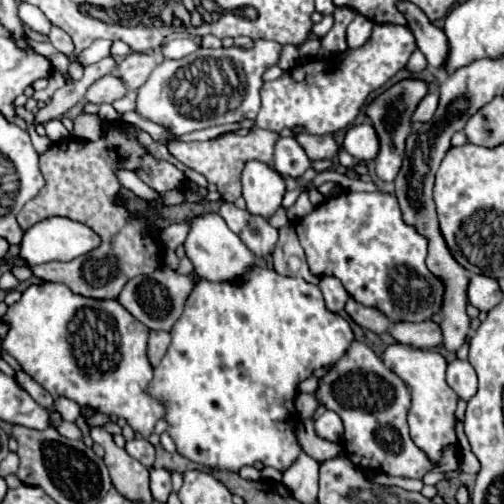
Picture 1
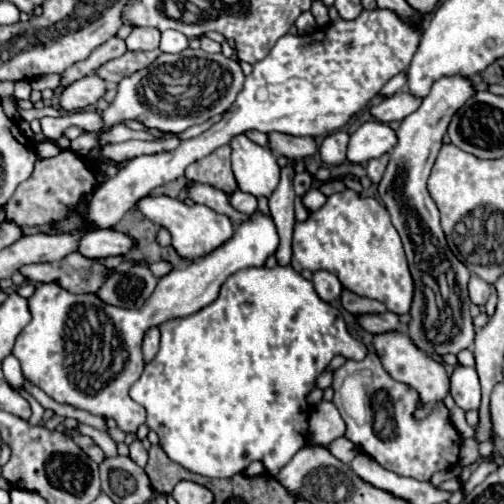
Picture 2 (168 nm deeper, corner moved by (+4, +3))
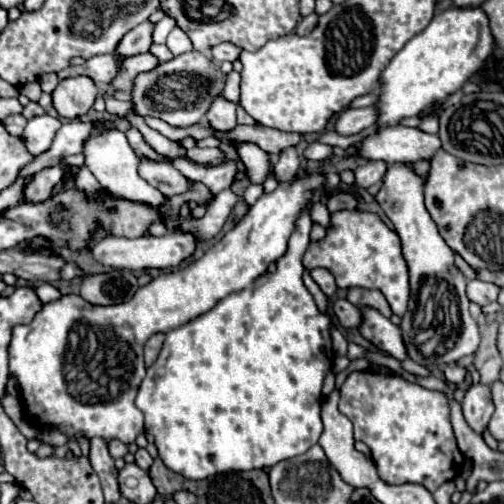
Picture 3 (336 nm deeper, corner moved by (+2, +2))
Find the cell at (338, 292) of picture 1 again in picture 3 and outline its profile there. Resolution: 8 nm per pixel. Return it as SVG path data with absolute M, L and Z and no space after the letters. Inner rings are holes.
M313 269L313 271L311 271L311 277L313 277L313 281L321 287L321 291L323 291L327 297L333 297L333 295L335 295L337 283L335 283L333 275L331 275L327 269Z

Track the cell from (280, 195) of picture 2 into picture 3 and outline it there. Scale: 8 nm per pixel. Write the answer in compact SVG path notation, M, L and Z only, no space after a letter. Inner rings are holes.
M289 147L285 151L281 151L279 161L273 165L273 173L277 183L285 183L285 181L293 181L293 177L299 175L301 169L301 159L295 151L295 147Z

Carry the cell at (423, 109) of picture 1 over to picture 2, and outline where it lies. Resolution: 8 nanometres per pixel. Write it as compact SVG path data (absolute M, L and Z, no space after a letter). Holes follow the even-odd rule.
M399 92L385 98L381 104L371 106L369 112L379 122L393 122L393 120L403 120L405 116L415 112L419 104L421 104L421 98L415 98L409 92Z

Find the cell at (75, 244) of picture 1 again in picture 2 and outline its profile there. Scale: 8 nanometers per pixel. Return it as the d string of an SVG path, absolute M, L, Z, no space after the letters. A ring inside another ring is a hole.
M95 230L83 236L81 254L85 258L105 258L105 256L125 256L131 248L135 248L135 240L117 230Z

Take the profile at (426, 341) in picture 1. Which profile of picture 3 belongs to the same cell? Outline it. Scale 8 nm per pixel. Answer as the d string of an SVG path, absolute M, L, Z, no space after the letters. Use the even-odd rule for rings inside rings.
M337 299L333 303L333 311L335 311L335 317L337 321L343 325L343 327L359 327L361 321L363 321L363 313L357 305L349 303L347 299Z

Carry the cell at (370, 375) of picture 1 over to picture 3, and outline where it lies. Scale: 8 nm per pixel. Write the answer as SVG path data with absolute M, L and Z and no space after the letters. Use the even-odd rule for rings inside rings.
M353 371L347 375L345 383L341 385L339 411L351 419L351 423L355 425L355 439L363 441L371 449L371 457L377 465L381 479L391 485L419 483L433 493L441 483L457 477L463 467L463 453L457 447L449 419L449 401L439 391L419 387L415 383L401 379L399 375L385 371ZM351 399L359 399L361 403L365 403L367 415L363 409L353 409L349 405Z

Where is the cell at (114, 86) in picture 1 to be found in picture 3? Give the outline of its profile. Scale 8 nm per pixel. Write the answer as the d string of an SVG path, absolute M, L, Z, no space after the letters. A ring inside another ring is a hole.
M89 77L63 79L53 91L53 107L57 109L59 117L75 119L93 107L95 97L97 87L93 81L89 81Z

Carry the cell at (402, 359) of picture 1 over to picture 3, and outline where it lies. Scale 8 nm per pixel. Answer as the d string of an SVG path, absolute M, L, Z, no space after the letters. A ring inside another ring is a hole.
M363 309L363 323L361 323L359 331L379 351L395 357L397 361L407 359L405 343L401 341L401 329L397 325L393 325L387 317L377 313L375 309Z

